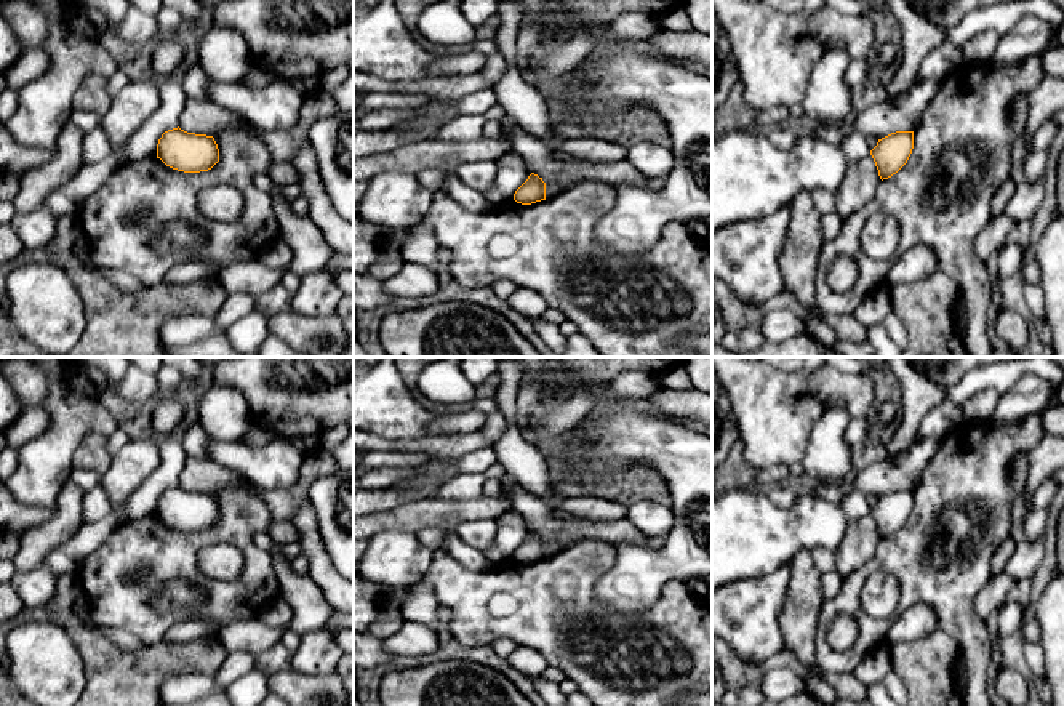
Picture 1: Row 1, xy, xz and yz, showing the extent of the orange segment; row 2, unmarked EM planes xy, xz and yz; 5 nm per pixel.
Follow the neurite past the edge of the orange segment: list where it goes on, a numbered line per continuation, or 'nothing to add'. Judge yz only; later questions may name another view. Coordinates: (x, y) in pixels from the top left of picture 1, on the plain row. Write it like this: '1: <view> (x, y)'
nothing to add

